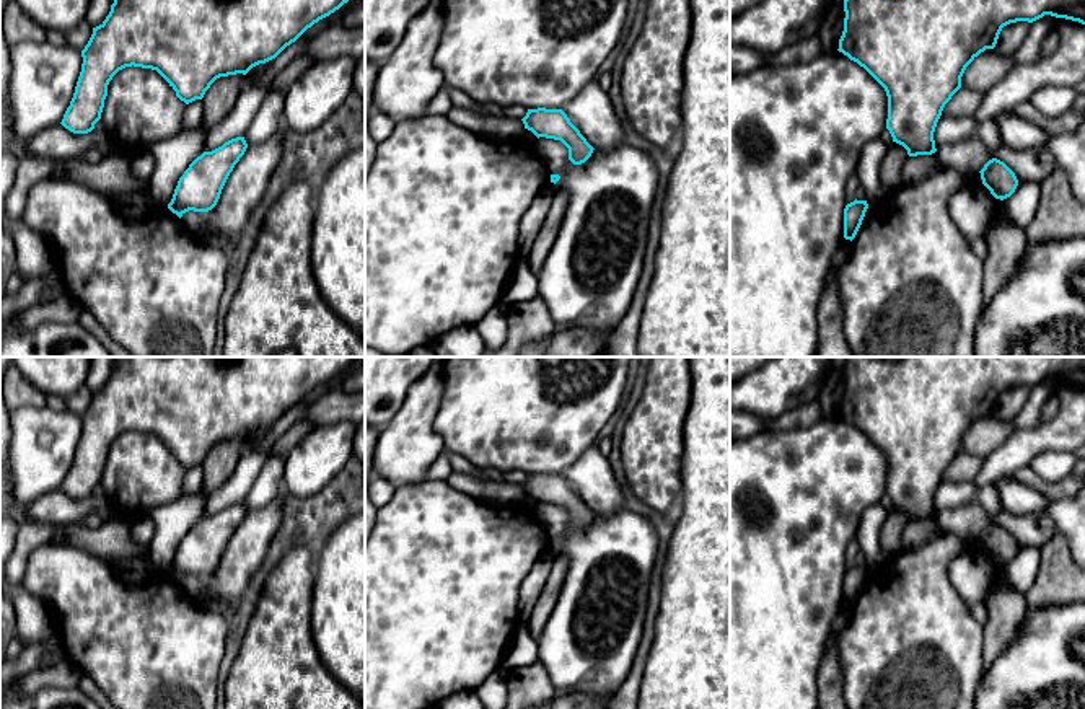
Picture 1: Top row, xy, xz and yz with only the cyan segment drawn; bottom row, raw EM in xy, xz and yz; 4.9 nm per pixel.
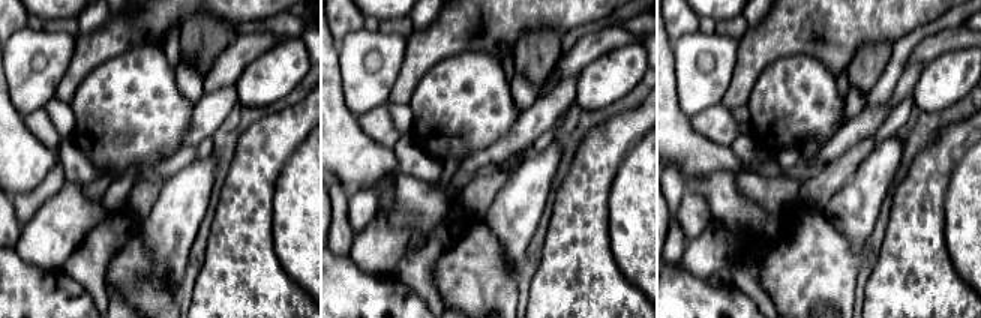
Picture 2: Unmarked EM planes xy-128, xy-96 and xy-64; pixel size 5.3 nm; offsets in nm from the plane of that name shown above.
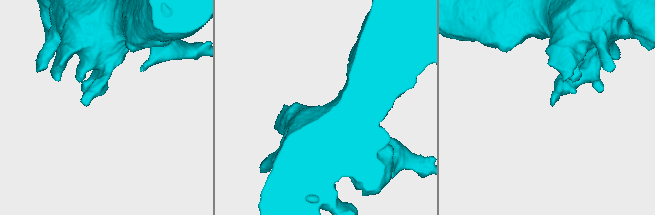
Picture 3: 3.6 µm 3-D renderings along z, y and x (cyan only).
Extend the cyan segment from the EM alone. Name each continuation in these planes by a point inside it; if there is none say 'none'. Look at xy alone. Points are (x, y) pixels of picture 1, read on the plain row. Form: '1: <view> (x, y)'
none

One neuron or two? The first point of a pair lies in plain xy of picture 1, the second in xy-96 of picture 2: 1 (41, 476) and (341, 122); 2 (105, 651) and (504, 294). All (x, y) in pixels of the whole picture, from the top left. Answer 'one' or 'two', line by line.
1: two
2: one

